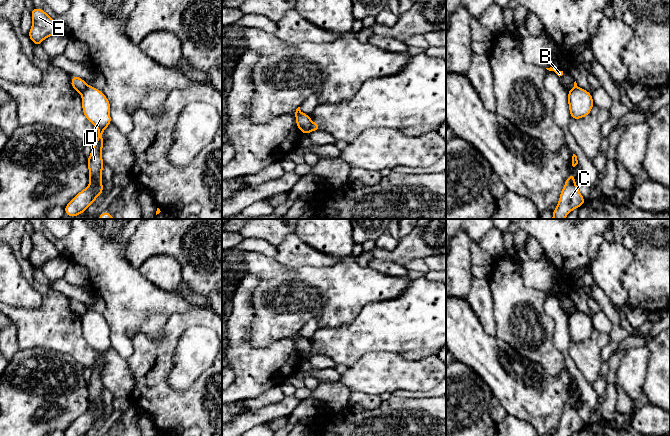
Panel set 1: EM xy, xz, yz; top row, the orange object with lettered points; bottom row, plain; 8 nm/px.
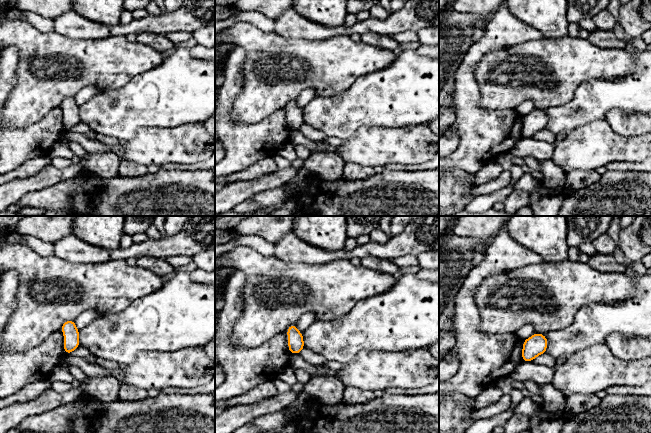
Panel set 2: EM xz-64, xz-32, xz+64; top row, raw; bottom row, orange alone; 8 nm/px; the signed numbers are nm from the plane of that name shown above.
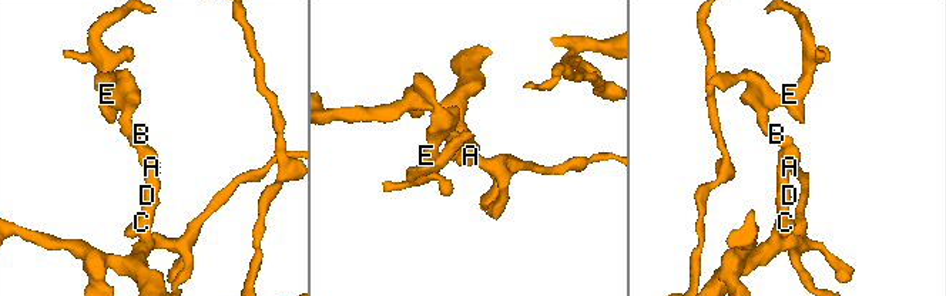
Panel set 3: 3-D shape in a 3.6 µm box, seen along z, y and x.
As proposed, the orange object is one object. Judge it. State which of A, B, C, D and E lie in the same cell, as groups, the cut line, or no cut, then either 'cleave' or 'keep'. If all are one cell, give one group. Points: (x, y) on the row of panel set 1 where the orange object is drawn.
A C D / B E | xz (312, 122), (305, 133) | cleave

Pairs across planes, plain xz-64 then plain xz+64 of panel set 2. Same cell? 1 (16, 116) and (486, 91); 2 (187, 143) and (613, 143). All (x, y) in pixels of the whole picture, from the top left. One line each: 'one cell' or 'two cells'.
1: one cell
2: one cell

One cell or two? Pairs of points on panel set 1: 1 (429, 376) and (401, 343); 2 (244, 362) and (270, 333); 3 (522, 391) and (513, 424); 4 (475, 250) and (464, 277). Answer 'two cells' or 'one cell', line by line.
1: two cells
2: two cells
3: two cells
4: two cells

